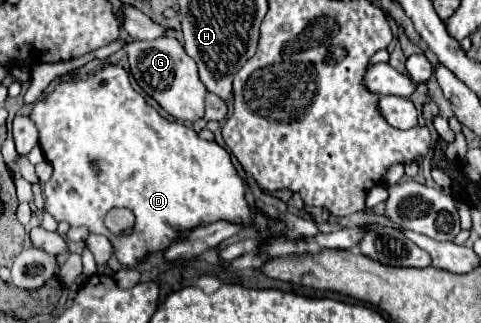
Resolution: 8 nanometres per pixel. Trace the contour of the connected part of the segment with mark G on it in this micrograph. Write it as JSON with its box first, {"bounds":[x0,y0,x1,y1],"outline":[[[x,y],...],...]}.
{"bounds":[126,37,206,121],"outline":[[[160,37],[154,41],[130,41],[126,45],[130,73],[136,83],[150,95],[154,101],[172,117],[180,121],[196,121],[204,117],[204,97],[206,87],[198,79],[198,67],[192,57],[184,51],[184,47],[174,37]]]}

